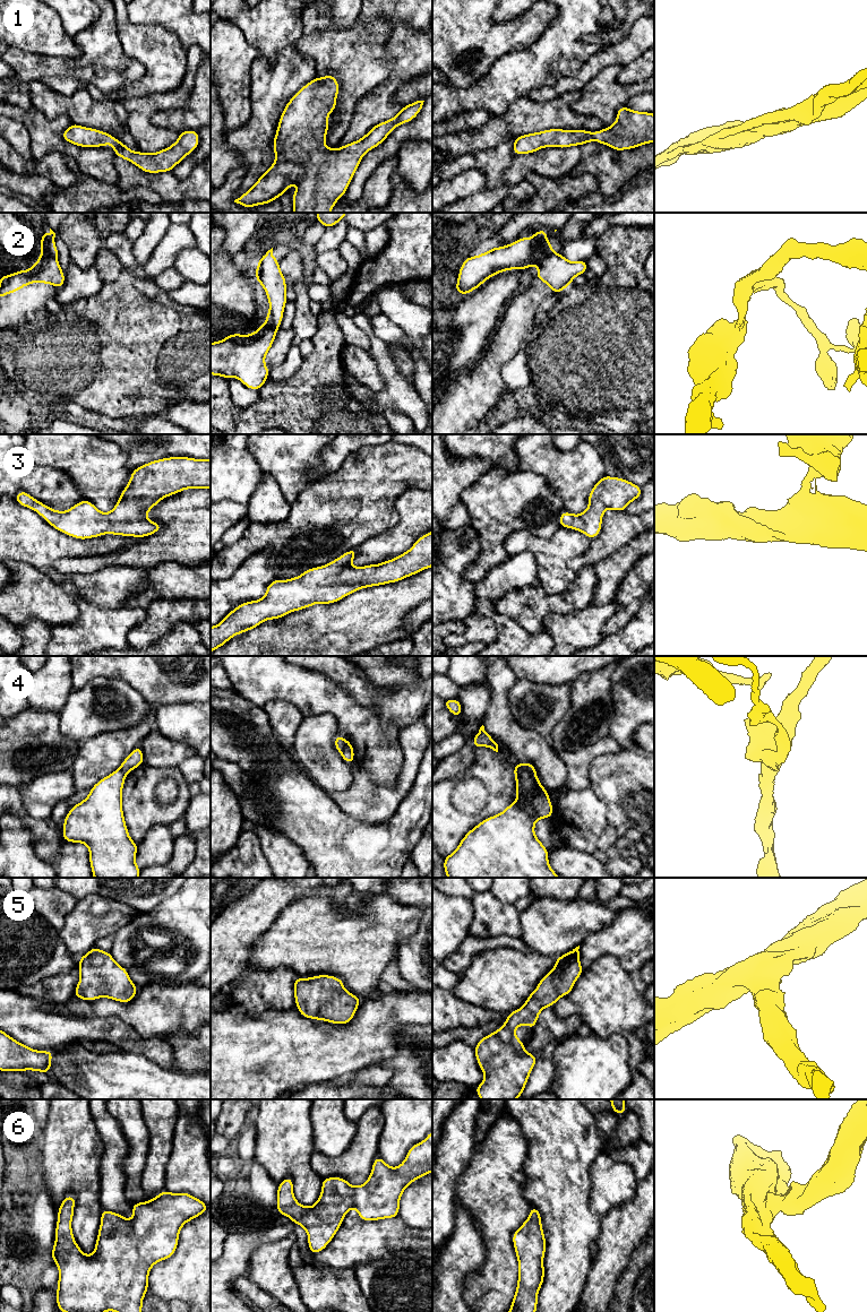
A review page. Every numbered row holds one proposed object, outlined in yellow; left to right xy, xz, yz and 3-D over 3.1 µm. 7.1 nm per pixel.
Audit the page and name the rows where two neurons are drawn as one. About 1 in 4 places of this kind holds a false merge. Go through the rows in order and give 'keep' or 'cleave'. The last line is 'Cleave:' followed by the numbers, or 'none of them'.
1: keep
2: cleave
3: keep
4: cleave
5: keep
6: keep
Cleave: 2, 4

